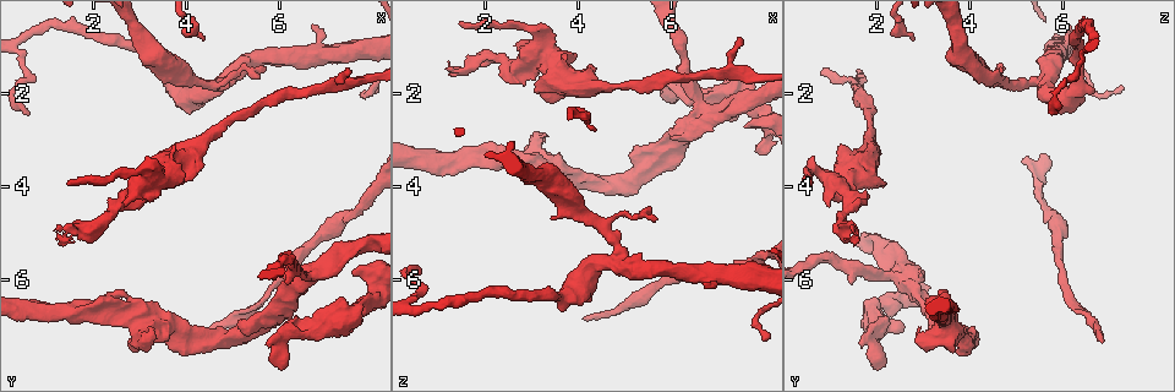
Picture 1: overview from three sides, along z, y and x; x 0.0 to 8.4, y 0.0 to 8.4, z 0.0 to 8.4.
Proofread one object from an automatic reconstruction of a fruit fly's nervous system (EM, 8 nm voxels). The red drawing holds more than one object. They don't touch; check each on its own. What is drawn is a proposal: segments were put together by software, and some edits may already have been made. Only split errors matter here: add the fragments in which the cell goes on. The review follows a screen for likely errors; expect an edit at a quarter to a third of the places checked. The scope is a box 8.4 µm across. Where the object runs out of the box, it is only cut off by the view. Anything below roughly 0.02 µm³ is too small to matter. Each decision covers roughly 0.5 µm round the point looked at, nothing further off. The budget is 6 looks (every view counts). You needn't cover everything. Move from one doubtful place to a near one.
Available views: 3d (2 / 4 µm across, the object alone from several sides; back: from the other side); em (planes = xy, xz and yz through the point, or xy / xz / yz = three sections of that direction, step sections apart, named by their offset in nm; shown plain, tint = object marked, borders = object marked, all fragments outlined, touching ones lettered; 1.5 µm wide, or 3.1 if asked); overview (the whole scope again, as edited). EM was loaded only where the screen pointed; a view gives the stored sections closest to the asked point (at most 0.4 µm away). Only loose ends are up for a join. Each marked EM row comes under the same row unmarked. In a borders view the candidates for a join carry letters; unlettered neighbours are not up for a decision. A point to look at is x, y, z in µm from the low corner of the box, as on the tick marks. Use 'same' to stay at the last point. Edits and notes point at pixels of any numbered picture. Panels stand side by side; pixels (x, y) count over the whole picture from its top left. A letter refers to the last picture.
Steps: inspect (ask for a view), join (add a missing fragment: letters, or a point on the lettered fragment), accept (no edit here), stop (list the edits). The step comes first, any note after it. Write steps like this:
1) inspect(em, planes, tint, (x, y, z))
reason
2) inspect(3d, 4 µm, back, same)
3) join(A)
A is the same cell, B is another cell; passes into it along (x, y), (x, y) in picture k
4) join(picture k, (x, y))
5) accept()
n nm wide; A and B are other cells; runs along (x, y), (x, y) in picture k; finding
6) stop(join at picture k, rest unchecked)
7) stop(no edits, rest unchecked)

inspect(em, xz, step 8, tint, (3.30, 7.25, 2.85))
branch stops here

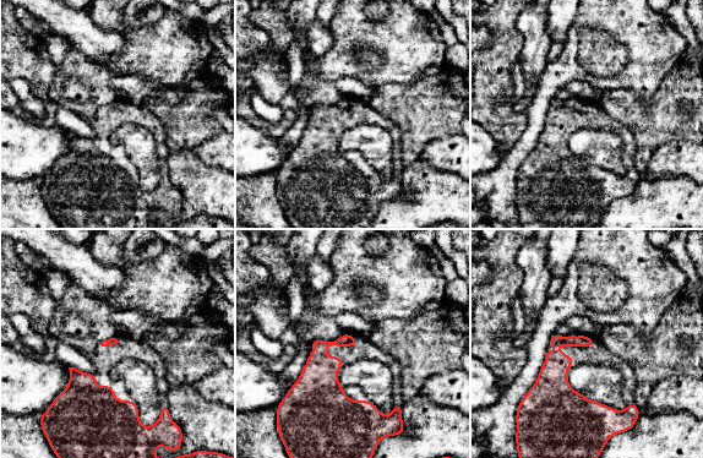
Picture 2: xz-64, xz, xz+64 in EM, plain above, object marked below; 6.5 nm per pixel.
inspect(em, planes, tint, same)
another direction

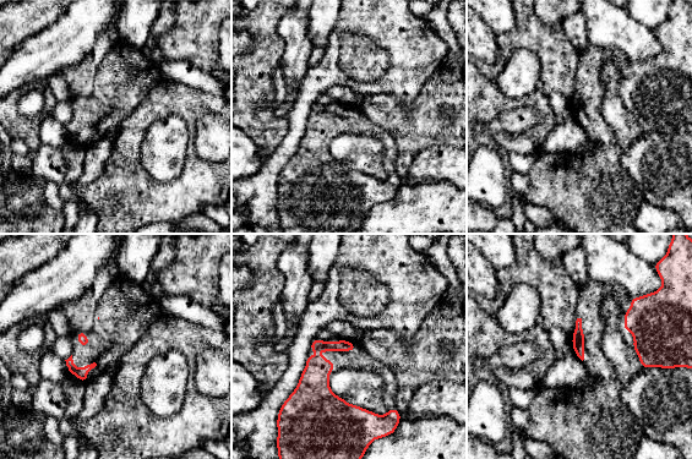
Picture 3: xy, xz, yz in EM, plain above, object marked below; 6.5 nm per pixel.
inspect(em, planes, borders, same)

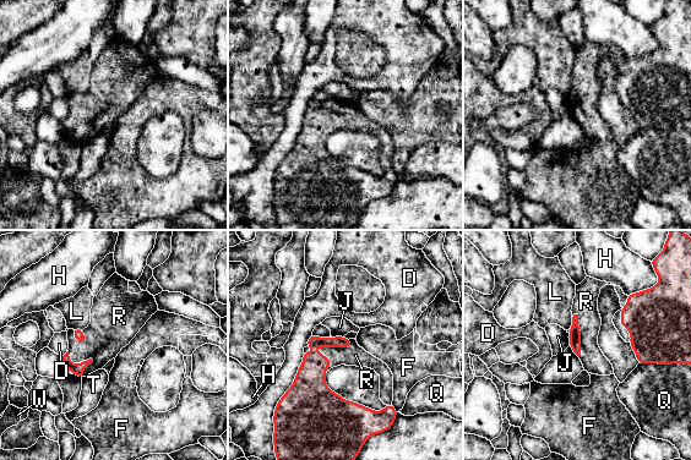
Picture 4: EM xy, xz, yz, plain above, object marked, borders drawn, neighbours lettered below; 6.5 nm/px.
join(R)
R is the same cell, D, F, H, J, L, Q, T and W are other cells; it goes on there

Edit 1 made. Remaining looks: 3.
inspect(3d, 2 µm, (4.10, 7.35, 6.85))
long arm stops here

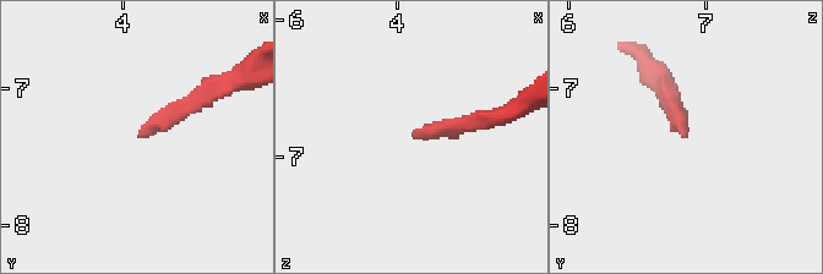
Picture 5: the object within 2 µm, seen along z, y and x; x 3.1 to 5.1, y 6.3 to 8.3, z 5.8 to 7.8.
inspect(em, xz, step 4, tint, (4.10, 7.32, 6.84))
shape alone is not enough

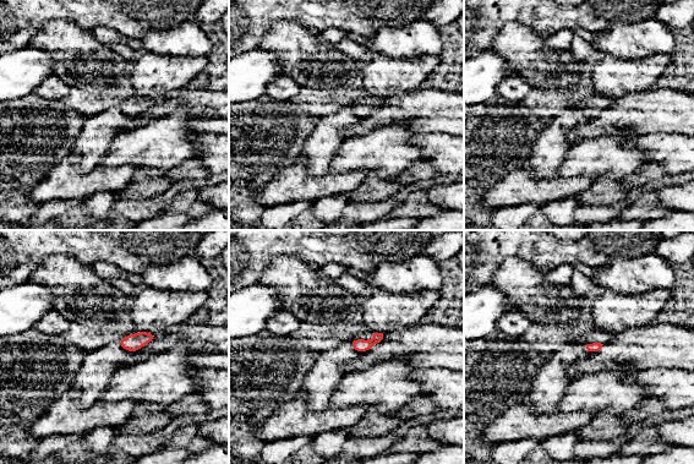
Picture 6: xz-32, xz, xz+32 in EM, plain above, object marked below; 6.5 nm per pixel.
inspect(em, planes, borders, same)
another direction

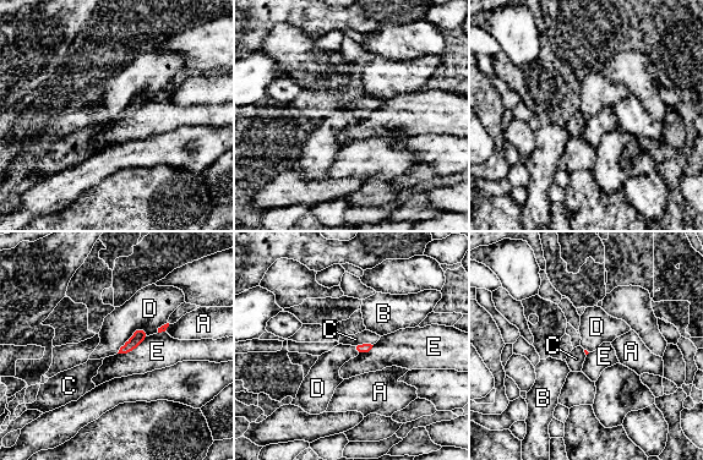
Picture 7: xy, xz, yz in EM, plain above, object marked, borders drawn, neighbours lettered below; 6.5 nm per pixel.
join(C)
C is the same cell, A, B, D and E are other cells; passes into it along (359, 348), (363, 344), (366, 337) in picture 7; the cell continues

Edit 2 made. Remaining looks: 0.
stop(join at picture 4, join at picture 7, rest unchecked)

